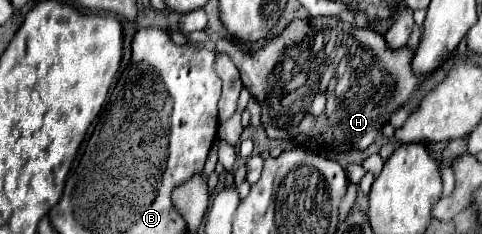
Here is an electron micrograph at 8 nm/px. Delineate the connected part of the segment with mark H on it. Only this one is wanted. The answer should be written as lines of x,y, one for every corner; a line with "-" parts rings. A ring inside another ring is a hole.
340,17
294,19
278,37
268,39
266,45
254,53
246,53
238,45
224,45
224,39
216,41
216,49
232,57
240,69
244,87
260,103
262,127
268,139
278,139
288,147
302,147
318,155
370,147
382,125
422,81
410,67
412,51
408,47
394,51
382,35
372,29
346,25

